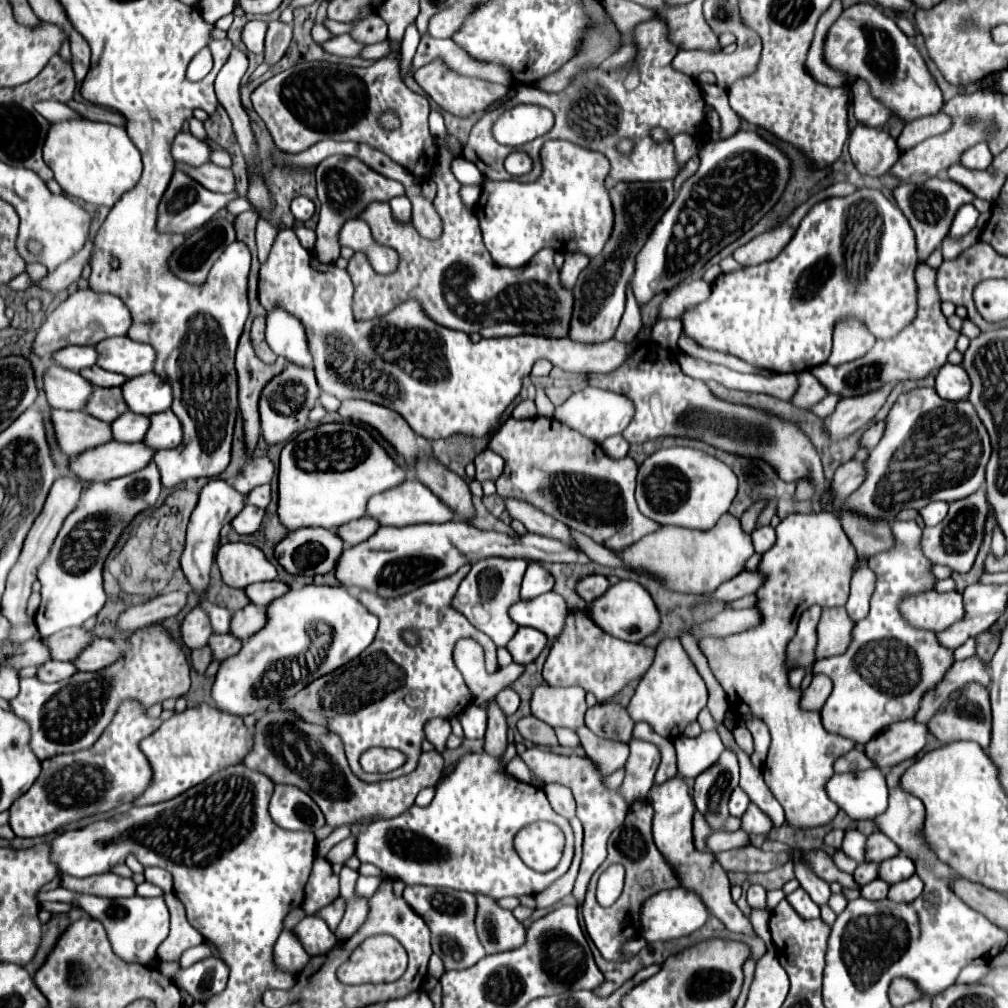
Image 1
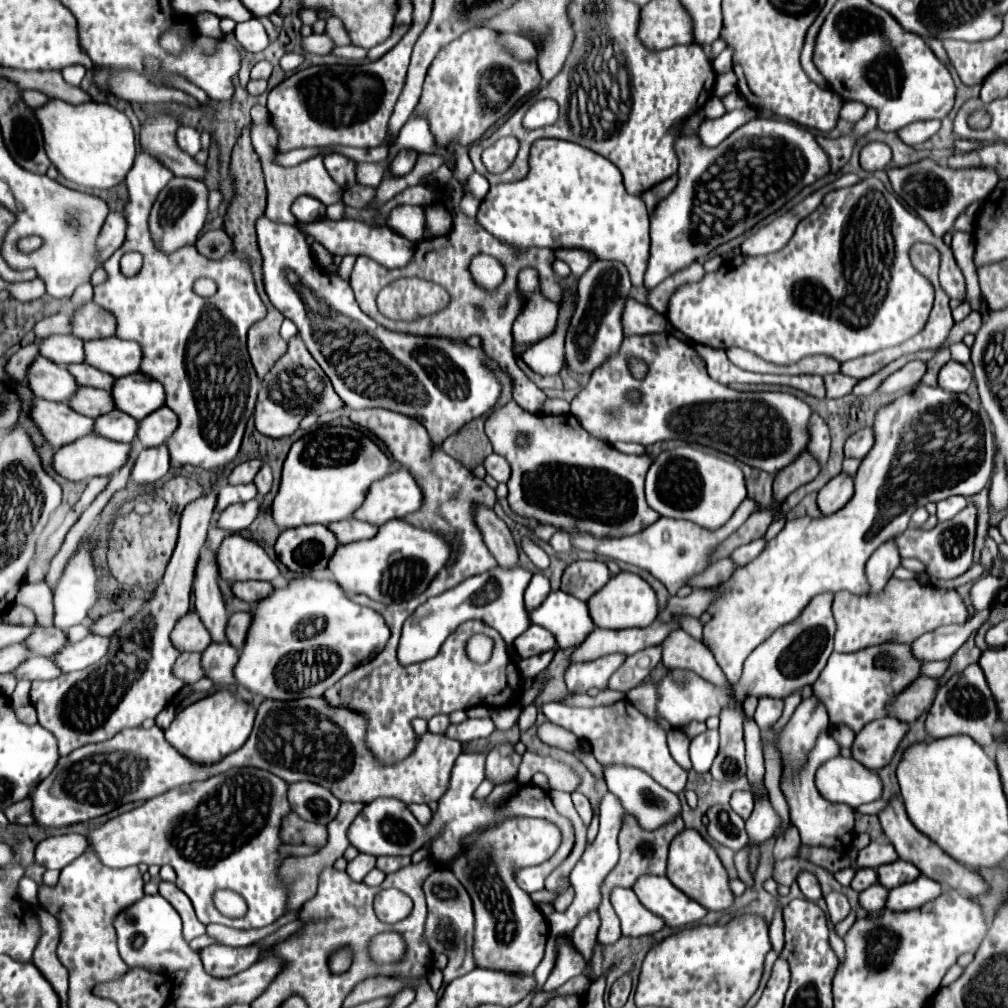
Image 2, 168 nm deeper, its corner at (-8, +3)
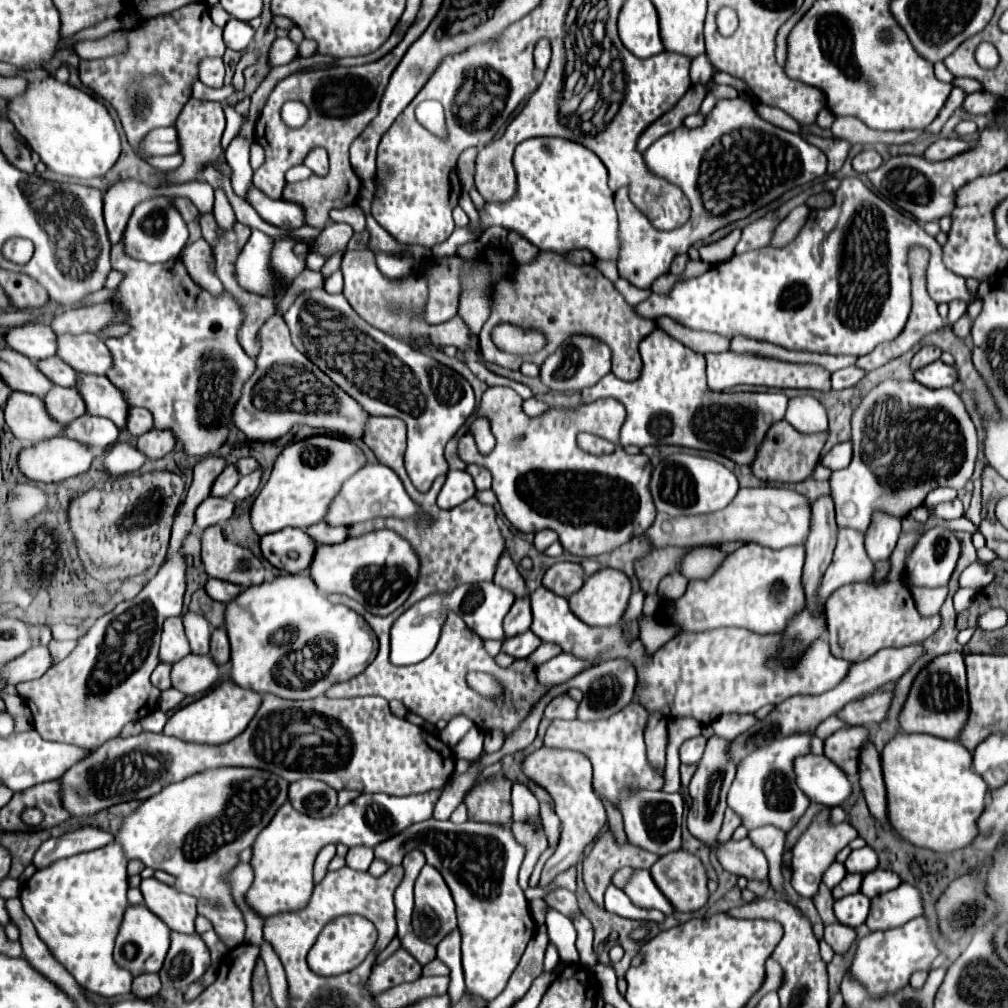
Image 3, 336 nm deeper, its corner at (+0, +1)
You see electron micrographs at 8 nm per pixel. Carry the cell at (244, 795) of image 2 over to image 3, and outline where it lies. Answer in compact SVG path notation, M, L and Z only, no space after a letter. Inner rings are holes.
M208 770L208 774L194 774L144 800L122 820L114 842L122 846L126 860L140 860L148 868L172 874L176 878L174 888L196 896L200 900L198 914L212 922L226 948L236 948L246 942L246 922L234 902L228 876L240 864L240 852L252 848L256 836L270 824L286 800L288 782L264 770ZM212 898L218 900L222 908L210 906Z

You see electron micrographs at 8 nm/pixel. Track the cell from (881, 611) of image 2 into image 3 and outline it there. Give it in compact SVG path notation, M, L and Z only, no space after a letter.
M900 534L896 550L892 552L892 570L888 574L888 582L884 586L868 586L868 584L846 584L838 588L826 602L827 630L832 654L844 658L848 662L860 662L870 658L882 648L890 646L908 646L912 642L922 642L930 638L942 624L942 616L922 616L908 594L906 584L902 582L902 566L904 554L908 554L908 546L916 542L920 534Z

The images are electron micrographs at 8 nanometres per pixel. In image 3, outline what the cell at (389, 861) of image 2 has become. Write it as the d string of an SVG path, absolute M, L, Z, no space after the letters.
M424 820L420 824L410 826L404 834L390 838L374 848L376 858L384 860L388 866L400 866L402 858L410 850L422 850L426 854L426 862L434 866L446 880L458 910L458 930L462 934L462 966L466 976L466 990L486 1002L494 1000L508 984L514 968L518 966L528 942L536 934L536 922L530 914L528 900L518 886L518 870L522 866L526 848L514 838L512 822L494 824L494 822L474 822L468 820L464 824L454 824L452 820Z

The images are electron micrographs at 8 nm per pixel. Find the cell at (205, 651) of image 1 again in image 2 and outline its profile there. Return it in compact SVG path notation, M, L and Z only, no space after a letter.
M192 652L192 654L180 654L176 664L174 664L174 672L176 676L180 676L186 684L194 684L198 682L204 672L202 672L202 666L200 666L200 654L198 652Z

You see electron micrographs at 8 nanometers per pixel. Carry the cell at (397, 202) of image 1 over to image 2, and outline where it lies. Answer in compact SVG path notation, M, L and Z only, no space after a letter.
M396 206L390 212L388 226L412 242L424 236L424 212L420 206Z

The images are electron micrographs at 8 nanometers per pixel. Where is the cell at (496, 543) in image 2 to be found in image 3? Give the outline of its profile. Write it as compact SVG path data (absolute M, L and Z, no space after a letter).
M504 550L498 566L496 566L496 574L494 574L494 582L498 586L504 586L508 590L512 590L516 596L524 596L526 594L526 586L524 586L524 578L518 572L518 566L514 564L514 560L510 558L510 554Z

